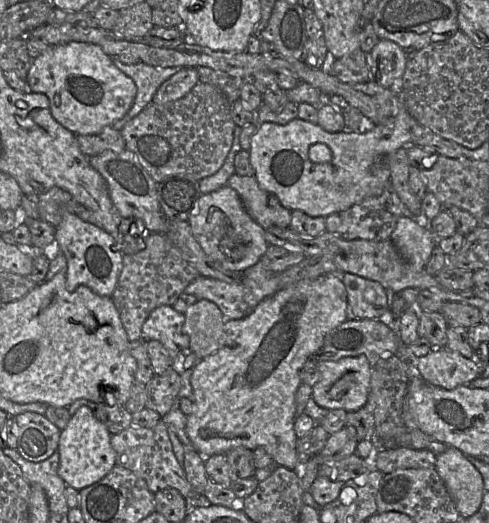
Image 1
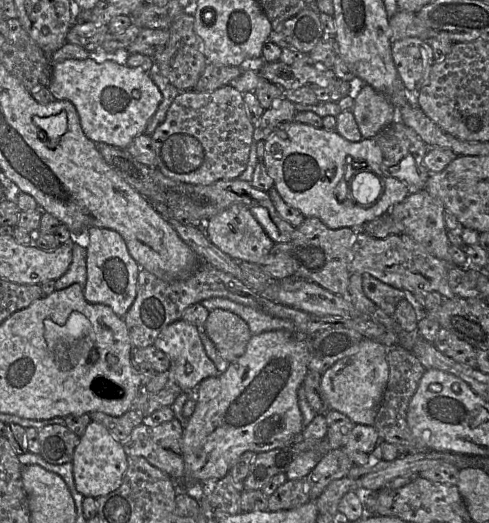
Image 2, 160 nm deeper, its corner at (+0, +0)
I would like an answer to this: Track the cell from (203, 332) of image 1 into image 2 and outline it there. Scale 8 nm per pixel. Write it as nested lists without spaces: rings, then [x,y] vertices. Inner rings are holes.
[[[223,309],[209,312],[201,330],[213,342],[220,356],[229,363],[235,362],[245,353],[252,337],[248,324],[242,318]]]

